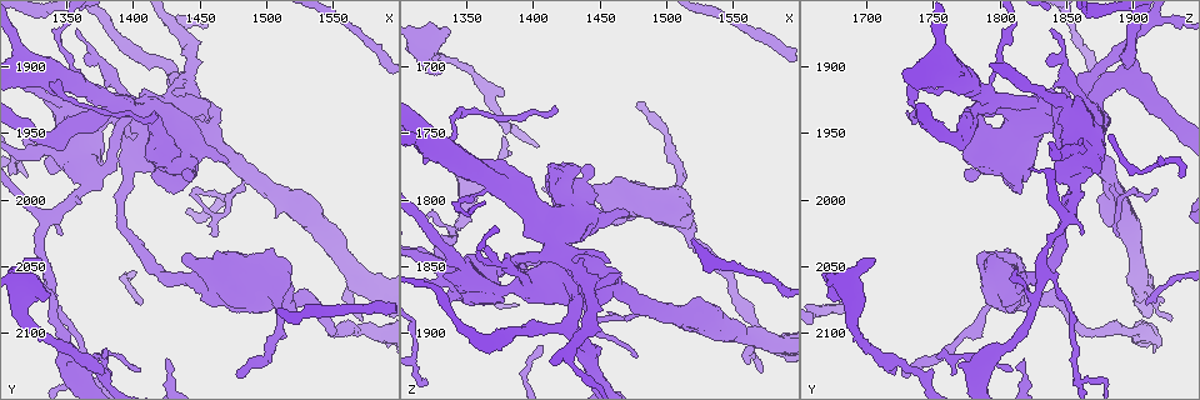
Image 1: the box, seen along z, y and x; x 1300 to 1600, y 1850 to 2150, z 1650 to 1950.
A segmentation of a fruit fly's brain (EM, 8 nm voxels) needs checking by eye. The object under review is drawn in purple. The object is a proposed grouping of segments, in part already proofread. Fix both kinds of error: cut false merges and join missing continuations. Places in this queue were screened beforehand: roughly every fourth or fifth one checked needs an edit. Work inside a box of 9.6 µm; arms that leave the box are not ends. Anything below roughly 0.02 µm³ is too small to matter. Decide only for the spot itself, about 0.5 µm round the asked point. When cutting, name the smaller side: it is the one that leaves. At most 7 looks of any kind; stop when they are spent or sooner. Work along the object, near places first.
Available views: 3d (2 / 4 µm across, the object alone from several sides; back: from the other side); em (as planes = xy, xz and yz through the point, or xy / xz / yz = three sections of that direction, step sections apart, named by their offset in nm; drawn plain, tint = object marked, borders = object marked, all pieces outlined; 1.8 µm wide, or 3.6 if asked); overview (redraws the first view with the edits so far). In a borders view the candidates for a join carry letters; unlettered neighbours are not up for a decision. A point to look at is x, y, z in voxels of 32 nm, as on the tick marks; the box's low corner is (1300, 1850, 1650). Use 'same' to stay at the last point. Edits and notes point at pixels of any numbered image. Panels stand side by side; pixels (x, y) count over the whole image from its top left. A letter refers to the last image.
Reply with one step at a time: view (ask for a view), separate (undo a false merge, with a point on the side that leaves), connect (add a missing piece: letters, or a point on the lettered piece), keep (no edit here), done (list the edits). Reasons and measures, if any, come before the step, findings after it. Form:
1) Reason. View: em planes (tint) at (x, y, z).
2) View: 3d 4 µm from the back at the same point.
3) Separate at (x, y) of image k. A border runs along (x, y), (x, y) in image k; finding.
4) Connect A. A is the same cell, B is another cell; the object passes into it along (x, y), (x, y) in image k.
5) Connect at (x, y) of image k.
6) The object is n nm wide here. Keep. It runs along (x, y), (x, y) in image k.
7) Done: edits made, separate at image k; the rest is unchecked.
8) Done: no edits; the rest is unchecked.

Thin end. View: em planes (borders) at (1416, 1934, 1728).

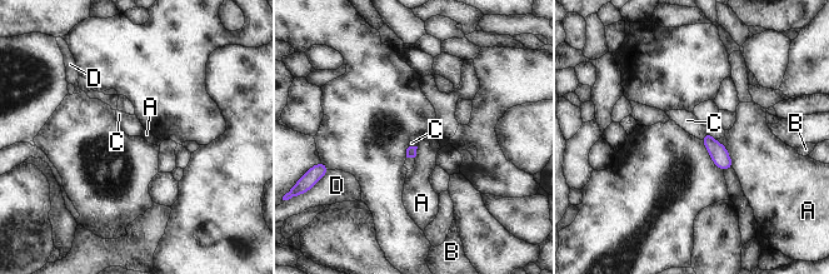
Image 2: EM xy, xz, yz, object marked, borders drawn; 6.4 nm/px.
Connect C. C is the same cell, A, B and D are other cells; it goes on there.

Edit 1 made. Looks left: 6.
Branch stops here. View: em yz step 4 (borders) at (1330, 2046, 1706).

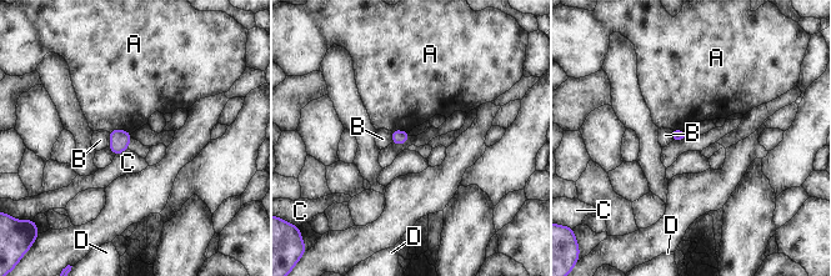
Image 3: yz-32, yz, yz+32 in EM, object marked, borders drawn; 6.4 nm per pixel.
View: em xz step 16 (borders) at the same point.

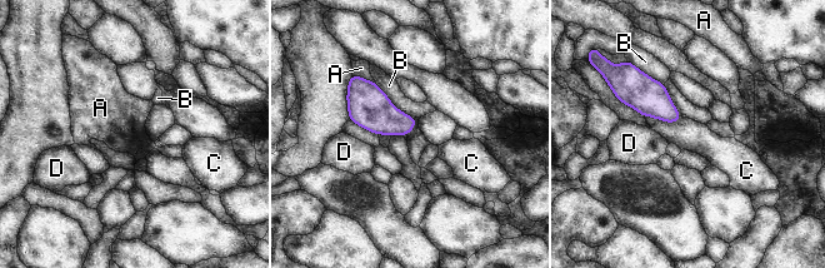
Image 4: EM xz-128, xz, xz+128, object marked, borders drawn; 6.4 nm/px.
The object is 180 nm wide here. Keep. A, B, C and D are other cells; none of them fits.

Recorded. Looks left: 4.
Calibre changes. View: em xz step 8 (tint) at (1478, 1992, 1884).

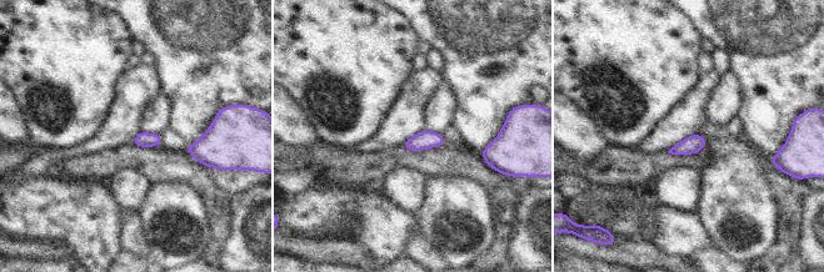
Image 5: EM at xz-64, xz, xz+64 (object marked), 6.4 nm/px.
Cut it another way. View: em planes (tint) at the same point.

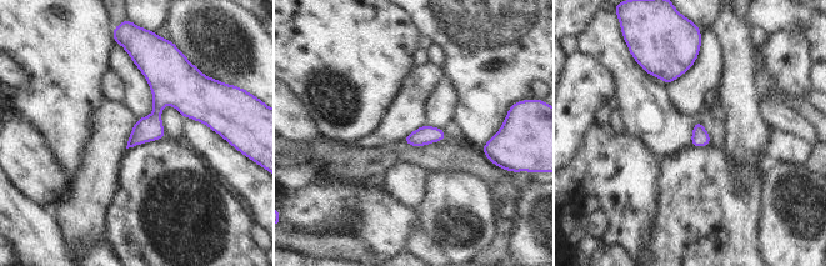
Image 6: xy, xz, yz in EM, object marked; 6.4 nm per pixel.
View: em planes (borders) at the same point.

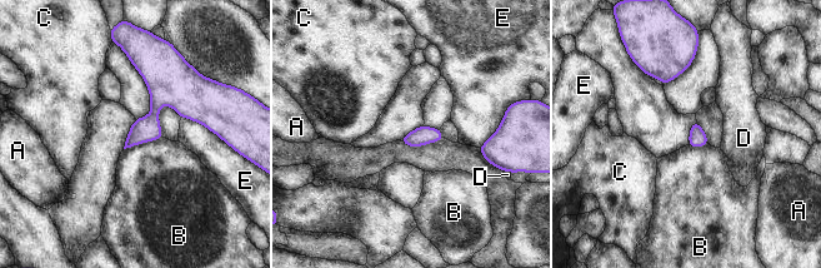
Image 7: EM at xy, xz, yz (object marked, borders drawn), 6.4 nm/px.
The object is 120 nm wide here. Keep. A, B, C, D and E are other cells; a border runs along (161, 137), (124, 149) in image 7; one neuron here.

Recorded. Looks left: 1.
Done: edits made, connect at image 2; the rest is unchecked.

